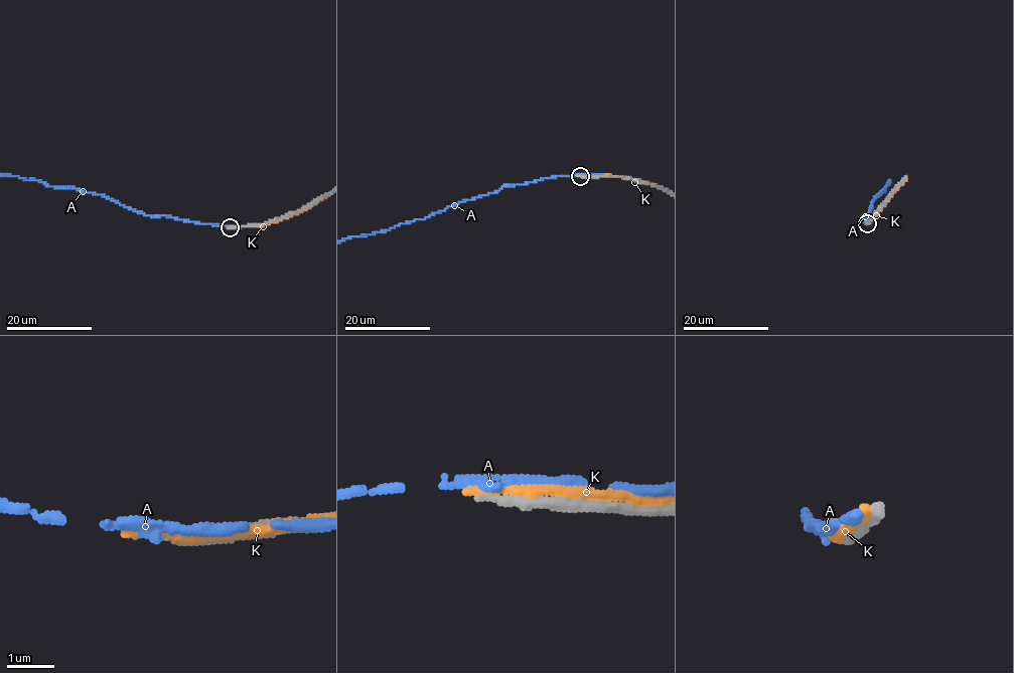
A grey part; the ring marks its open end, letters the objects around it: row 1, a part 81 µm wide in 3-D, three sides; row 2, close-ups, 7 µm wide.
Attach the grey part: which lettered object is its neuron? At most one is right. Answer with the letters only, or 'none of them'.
none of them

